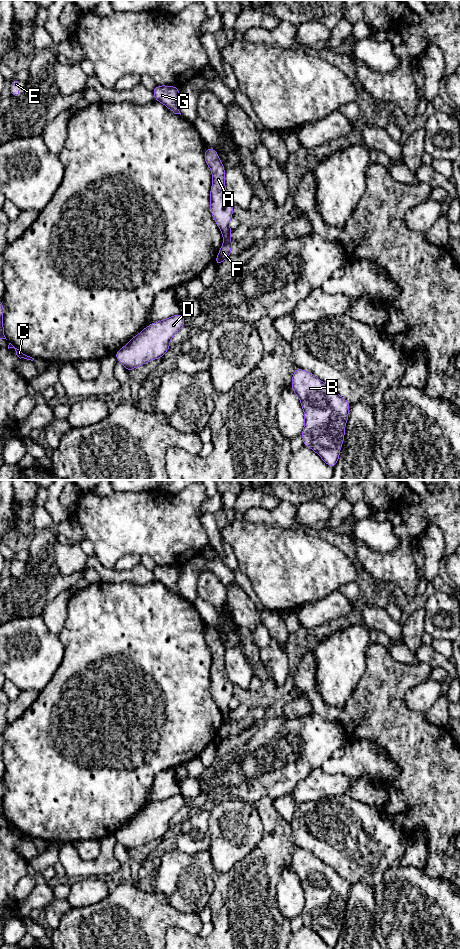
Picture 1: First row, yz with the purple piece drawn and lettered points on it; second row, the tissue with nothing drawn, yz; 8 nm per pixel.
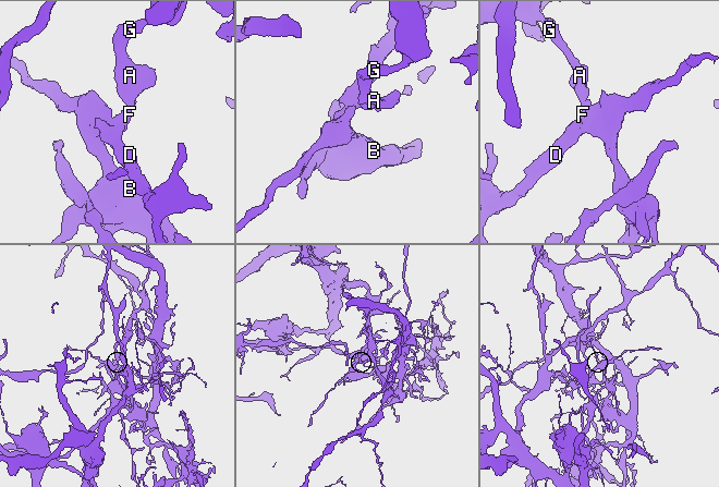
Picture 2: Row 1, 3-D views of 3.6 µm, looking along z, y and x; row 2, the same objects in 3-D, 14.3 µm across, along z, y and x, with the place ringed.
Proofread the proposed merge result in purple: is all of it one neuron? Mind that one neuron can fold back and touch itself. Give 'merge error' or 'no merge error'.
merge error

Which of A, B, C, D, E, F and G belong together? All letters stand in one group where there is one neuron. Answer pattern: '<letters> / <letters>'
A C E G / B D F

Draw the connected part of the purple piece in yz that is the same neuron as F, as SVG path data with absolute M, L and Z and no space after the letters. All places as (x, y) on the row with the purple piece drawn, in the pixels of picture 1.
M232 242L223 243L220 247L220 250L217 254L216 259L214 260L216 266L219 266L227 258L231 257L231 248L233 247Z

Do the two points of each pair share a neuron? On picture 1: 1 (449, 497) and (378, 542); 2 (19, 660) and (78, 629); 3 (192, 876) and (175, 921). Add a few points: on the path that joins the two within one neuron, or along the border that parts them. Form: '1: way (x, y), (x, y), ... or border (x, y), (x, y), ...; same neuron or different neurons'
1: border (374, 520), (386, 520), (398, 538), (392, 552); different neurons
2: border (58, 636), (63, 645), (63, 659), (61, 662); different neurons
3: border (161, 895), (164, 895), (176, 909), (197, 913); different neurons

